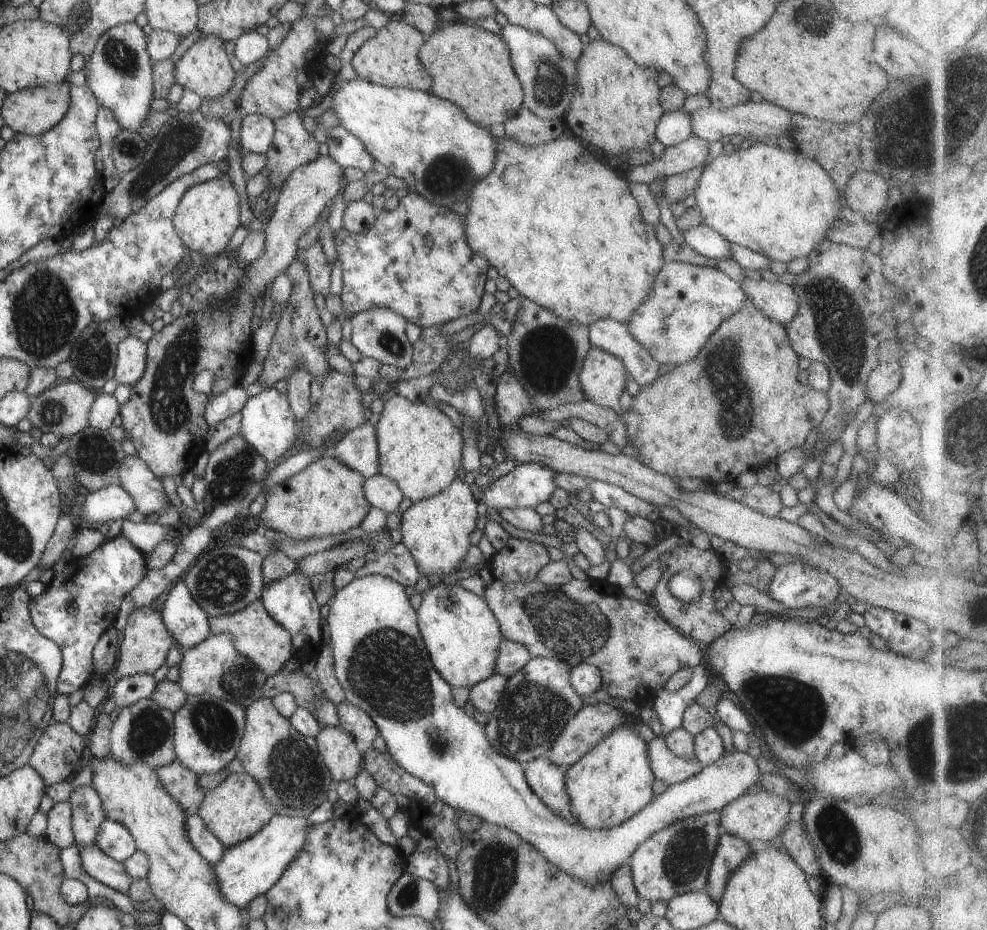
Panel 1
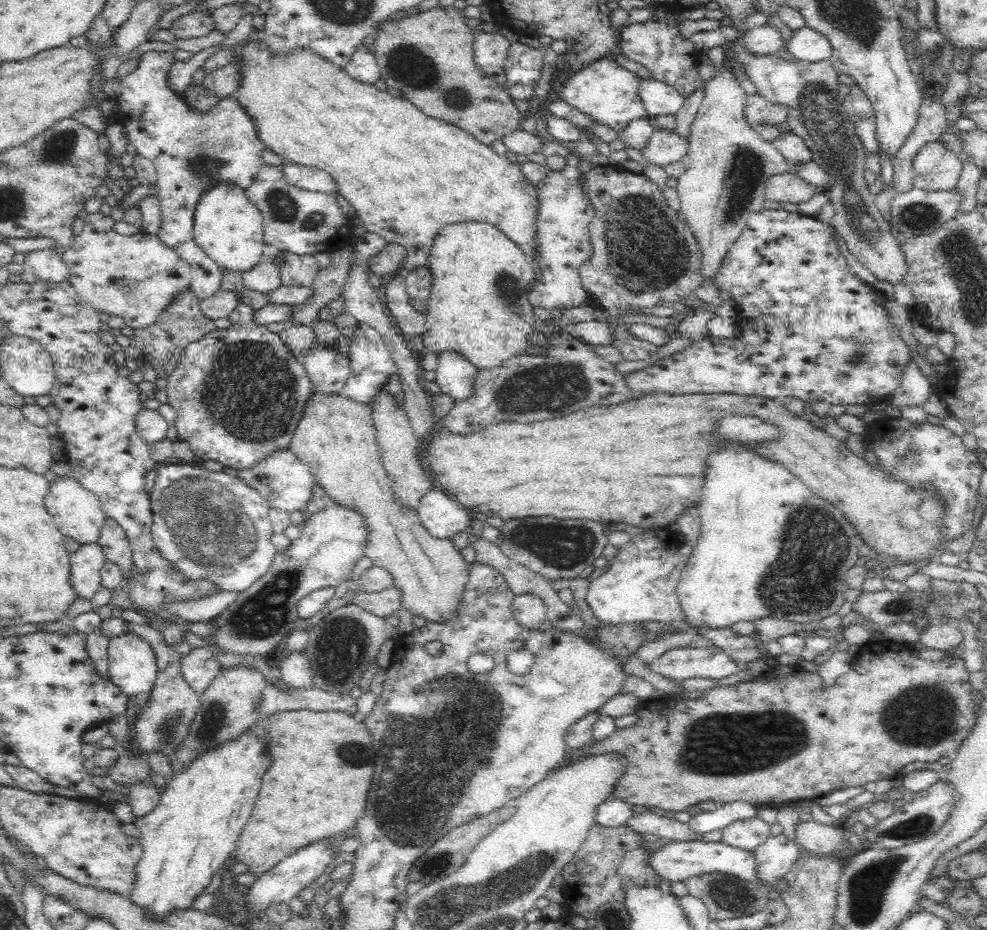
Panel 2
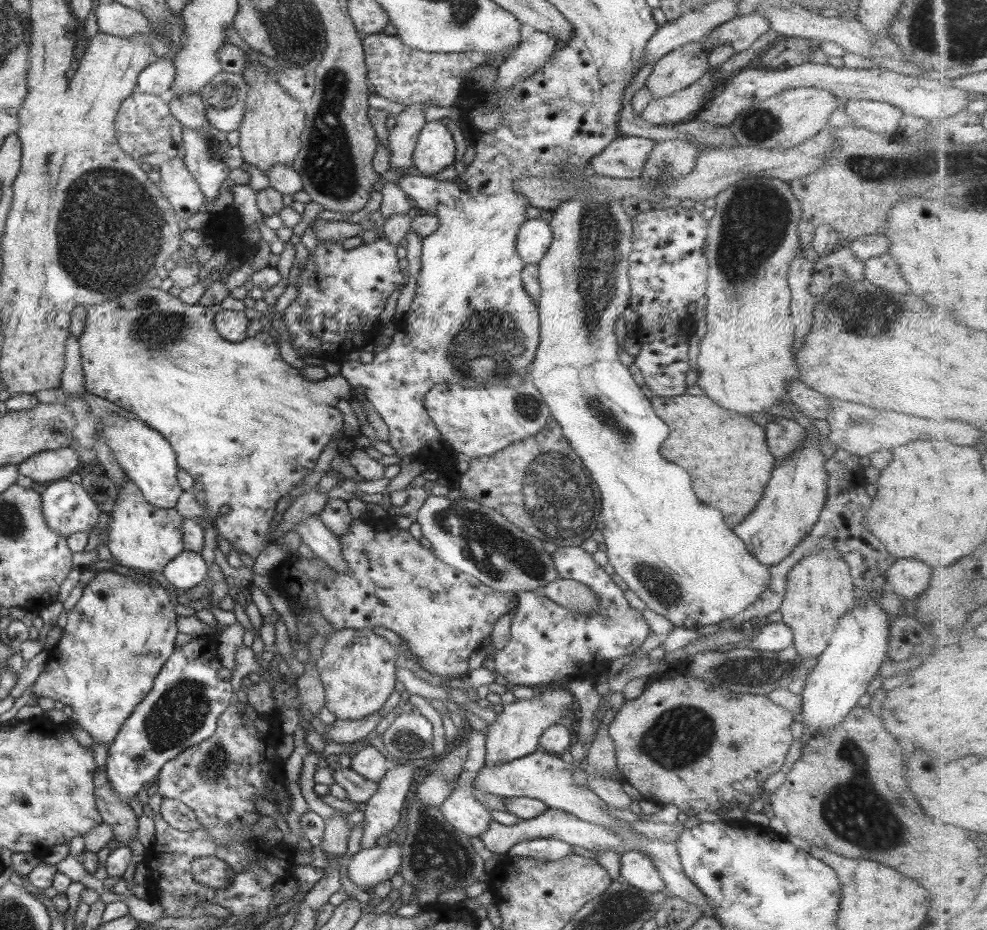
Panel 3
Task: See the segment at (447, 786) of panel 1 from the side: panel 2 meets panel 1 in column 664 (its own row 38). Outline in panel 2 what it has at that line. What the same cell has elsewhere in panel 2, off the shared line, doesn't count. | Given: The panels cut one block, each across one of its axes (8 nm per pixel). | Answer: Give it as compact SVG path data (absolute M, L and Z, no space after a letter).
M805 24L792 32L789 40L784 46L786 52L792 54L793 58L807 62L817 63L830 58L832 45L830 41L820 32L808 28Z

